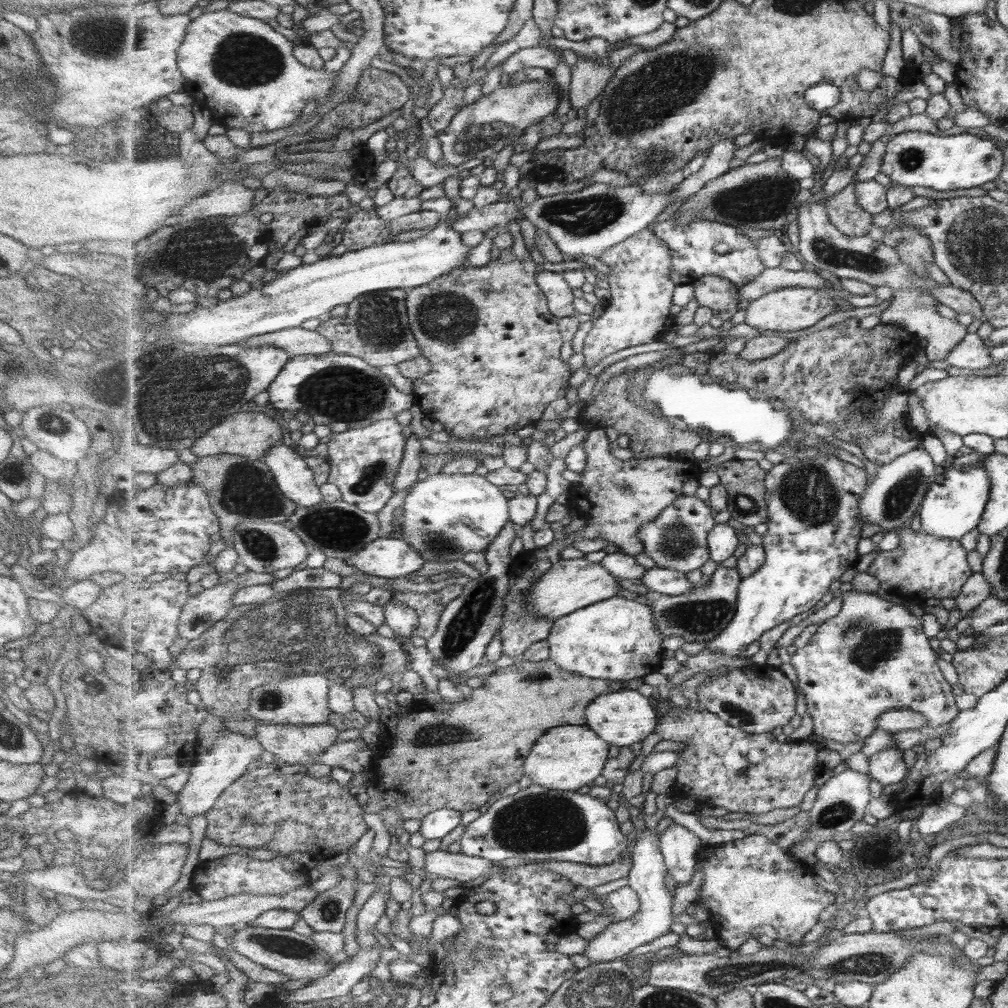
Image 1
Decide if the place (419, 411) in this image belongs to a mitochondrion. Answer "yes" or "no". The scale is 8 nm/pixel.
no

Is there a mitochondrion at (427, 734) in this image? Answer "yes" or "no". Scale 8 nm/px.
yes

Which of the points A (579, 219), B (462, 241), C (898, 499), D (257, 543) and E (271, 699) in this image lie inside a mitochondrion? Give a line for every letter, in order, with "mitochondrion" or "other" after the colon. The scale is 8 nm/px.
A: mitochondrion
B: other
C: mitochondrion
D: mitochondrion
E: mitochondrion

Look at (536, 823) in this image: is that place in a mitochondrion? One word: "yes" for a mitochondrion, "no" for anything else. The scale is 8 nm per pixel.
yes

